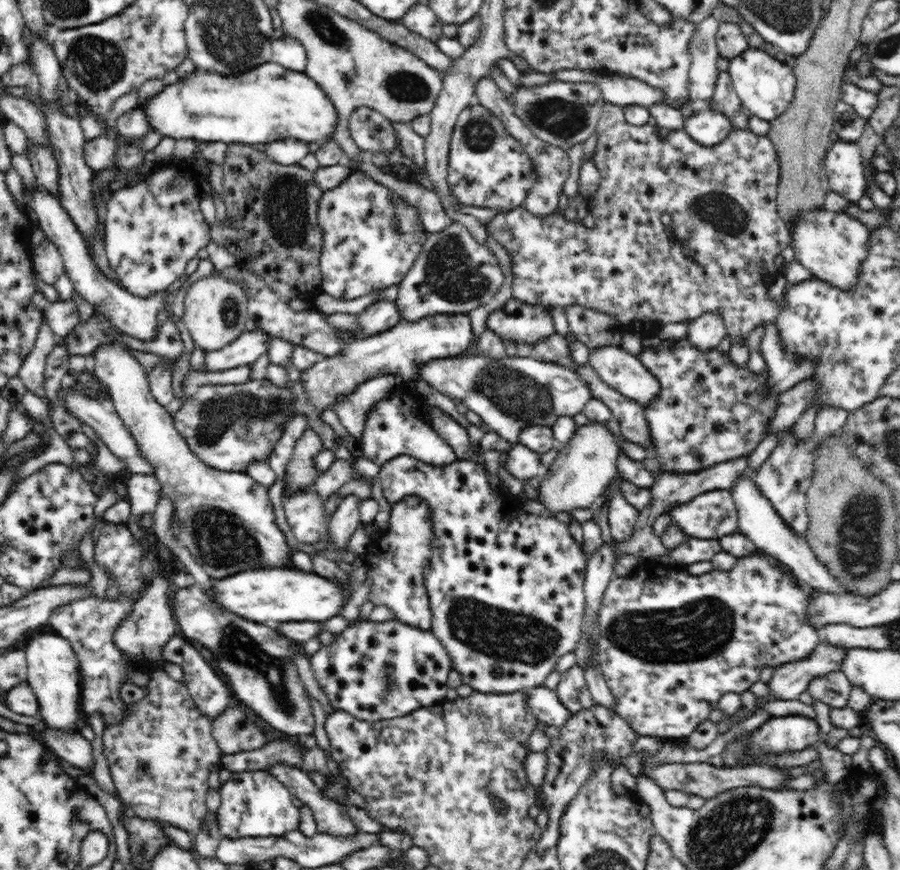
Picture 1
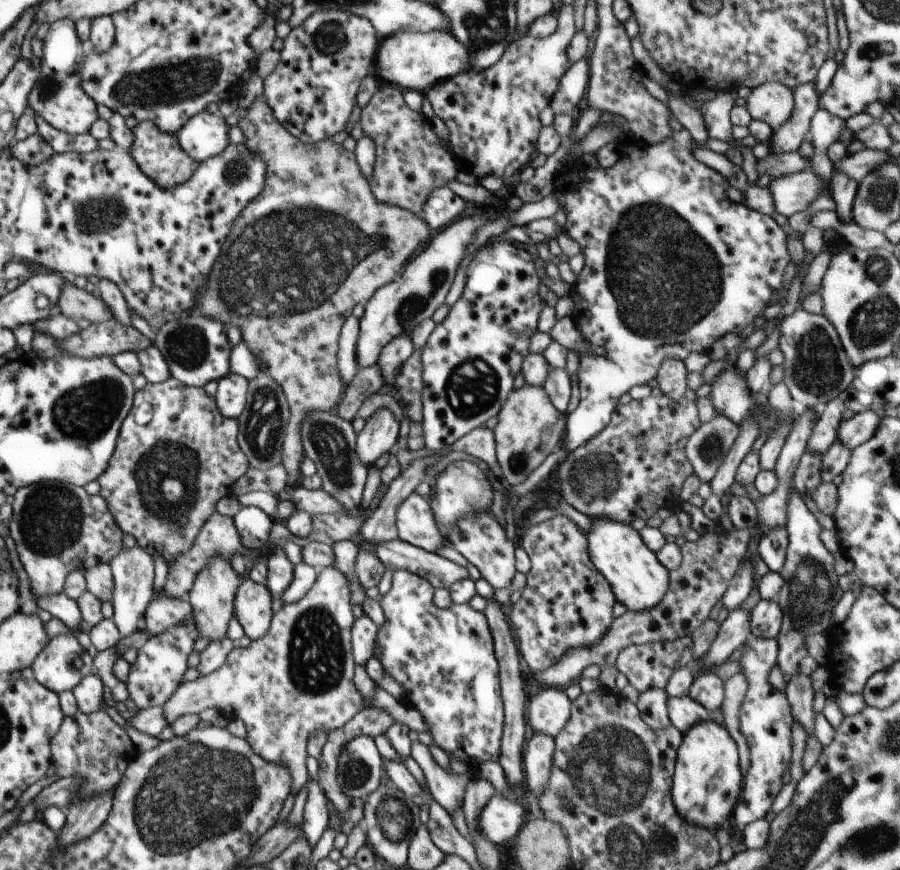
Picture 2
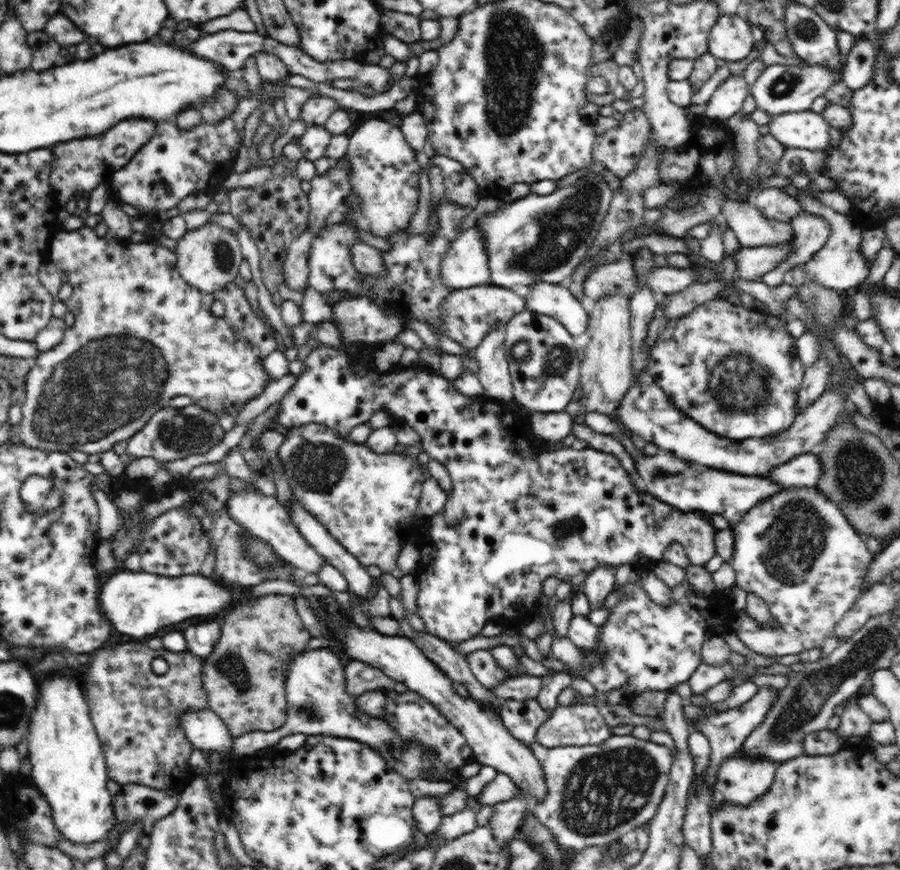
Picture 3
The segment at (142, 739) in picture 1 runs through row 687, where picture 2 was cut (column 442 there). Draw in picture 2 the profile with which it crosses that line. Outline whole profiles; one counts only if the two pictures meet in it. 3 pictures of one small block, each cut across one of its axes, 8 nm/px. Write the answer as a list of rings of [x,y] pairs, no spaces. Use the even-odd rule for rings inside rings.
[[[390,84],[377,88],[367,106],[361,110],[359,122],[366,137],[357,141],[354,152],[360,172],[369,180],[369,187],[378,202],[399,206],[422,216],[430,193],[437,188],[447,187],[459,171],[453,155],[444,149],[436,137],[431,120],[422,112],[410,109],[404,102],[403,94],[403,90]]]

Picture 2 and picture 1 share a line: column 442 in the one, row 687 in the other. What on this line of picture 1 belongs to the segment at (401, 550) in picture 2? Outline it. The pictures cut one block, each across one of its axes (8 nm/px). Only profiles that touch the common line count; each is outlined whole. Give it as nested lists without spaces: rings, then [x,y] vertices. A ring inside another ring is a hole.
[[[577,665],[561,675],[556,693],[570,713],[580,712],[596,705],[588,688],[585,672]]]

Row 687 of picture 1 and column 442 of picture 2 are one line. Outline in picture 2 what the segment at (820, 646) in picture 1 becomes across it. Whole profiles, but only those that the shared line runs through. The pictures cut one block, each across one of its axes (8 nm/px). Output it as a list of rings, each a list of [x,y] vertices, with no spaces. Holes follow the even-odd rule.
[[[422,739],[412,741],[411,756],[422,769],[434,800],[452,815],[462,806],[464,792],[471,775],[460,776],[446,772],[434,760],[428,747]]]

